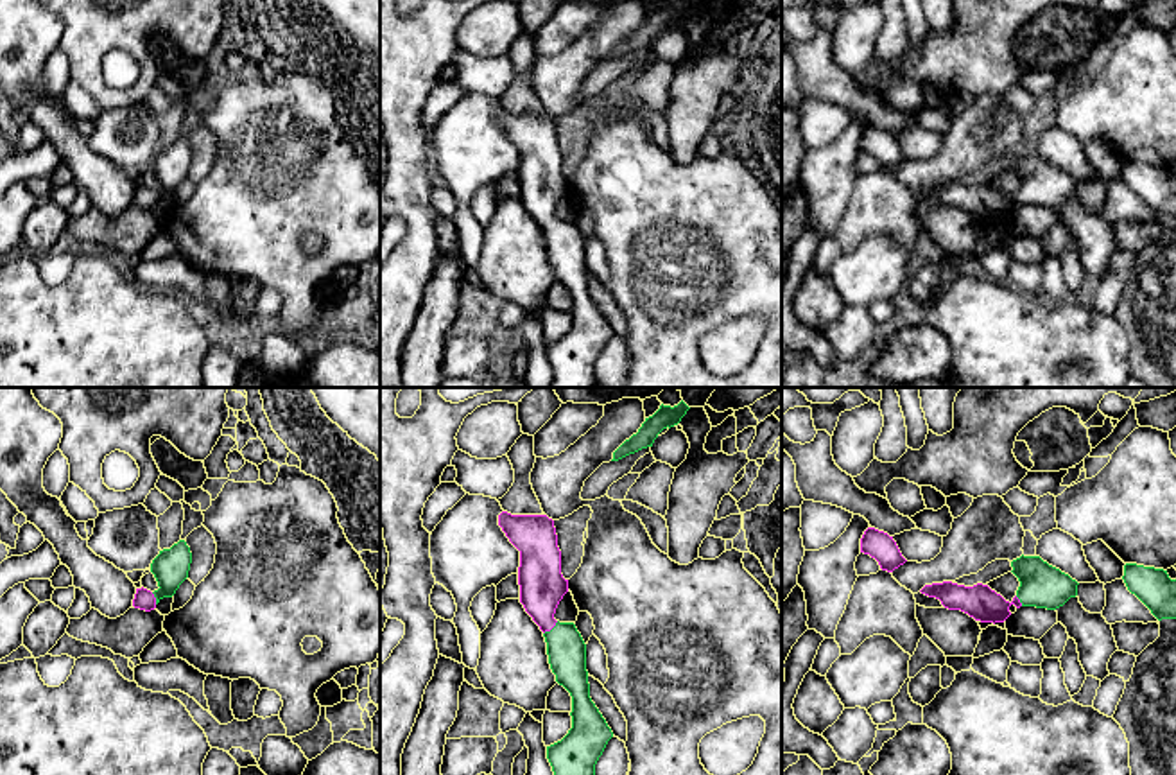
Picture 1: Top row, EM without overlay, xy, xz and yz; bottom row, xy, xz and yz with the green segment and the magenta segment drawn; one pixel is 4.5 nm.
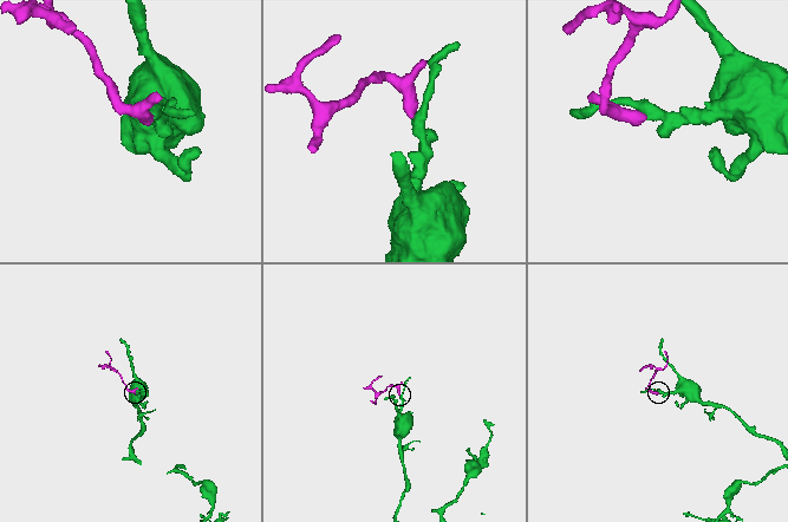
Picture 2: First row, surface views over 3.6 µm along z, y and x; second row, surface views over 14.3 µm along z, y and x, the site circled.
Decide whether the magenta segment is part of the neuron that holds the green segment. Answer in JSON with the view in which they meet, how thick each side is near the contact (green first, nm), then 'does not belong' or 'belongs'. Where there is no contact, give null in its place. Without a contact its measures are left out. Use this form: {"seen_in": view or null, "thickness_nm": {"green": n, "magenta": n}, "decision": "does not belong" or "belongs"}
{"seen_in": "xz", "thickness_nm": {"green": 180, "magenta": 200}, "decision": "belongs"}

